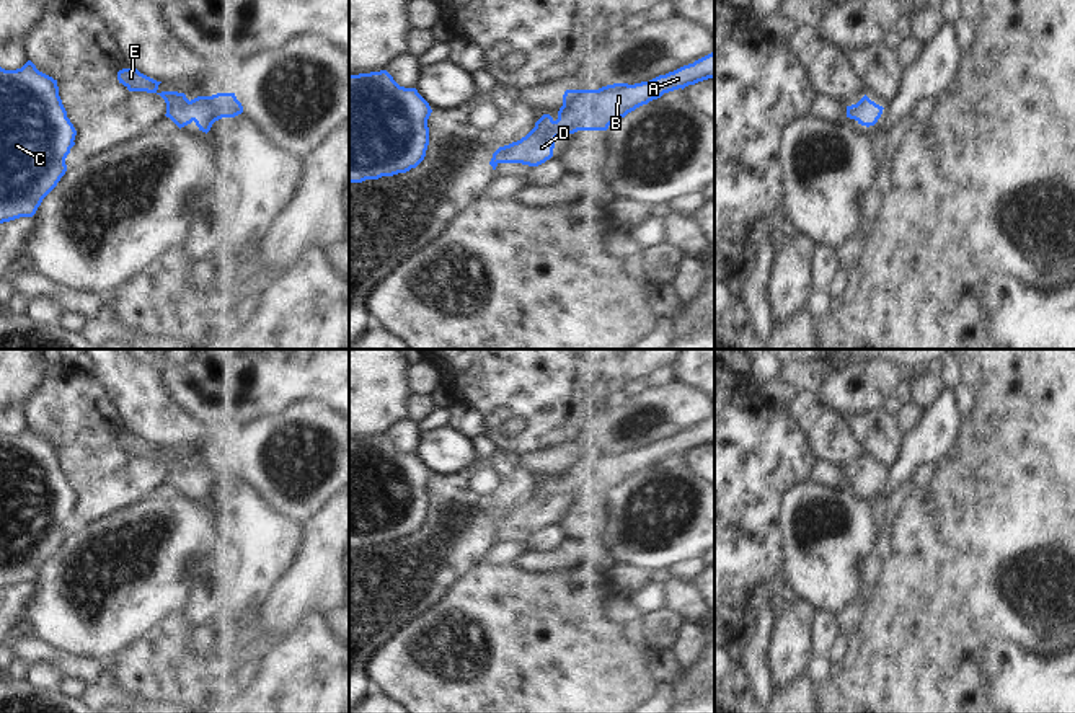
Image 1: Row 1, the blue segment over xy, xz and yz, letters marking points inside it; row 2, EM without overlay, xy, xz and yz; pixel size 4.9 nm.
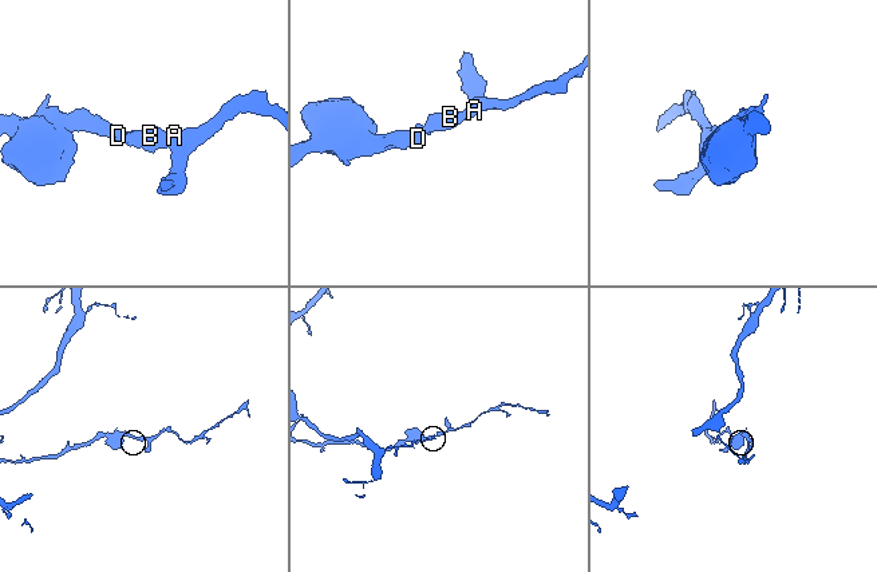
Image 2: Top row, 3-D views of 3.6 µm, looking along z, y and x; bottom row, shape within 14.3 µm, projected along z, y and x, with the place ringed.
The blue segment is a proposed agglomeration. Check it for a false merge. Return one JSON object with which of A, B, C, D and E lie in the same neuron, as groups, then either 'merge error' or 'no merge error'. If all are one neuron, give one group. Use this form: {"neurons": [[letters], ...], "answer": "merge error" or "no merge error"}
{"neurons": [["A", "B", "C", "D", "E"]], "answer": "no merge error"}

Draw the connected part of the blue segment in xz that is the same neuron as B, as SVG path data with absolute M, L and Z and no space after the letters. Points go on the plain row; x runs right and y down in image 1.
M714 418L674 437L659 441L649 447L641 447L635 450L613 449L599 455L566 455L563 460L563 472L558 476L556 486L550 480L543 480L525 503L509 511L499 512L493 519L489 530L493 532L493 535L496 535L499 529L522 529L529 532L538 532L553 522L553 514L558 503L574 499L577 496L607 496L612 488L625 483L636 473L661 463L664 458L679 454L683 455L688 450L695 450L708 444L714 444Z

